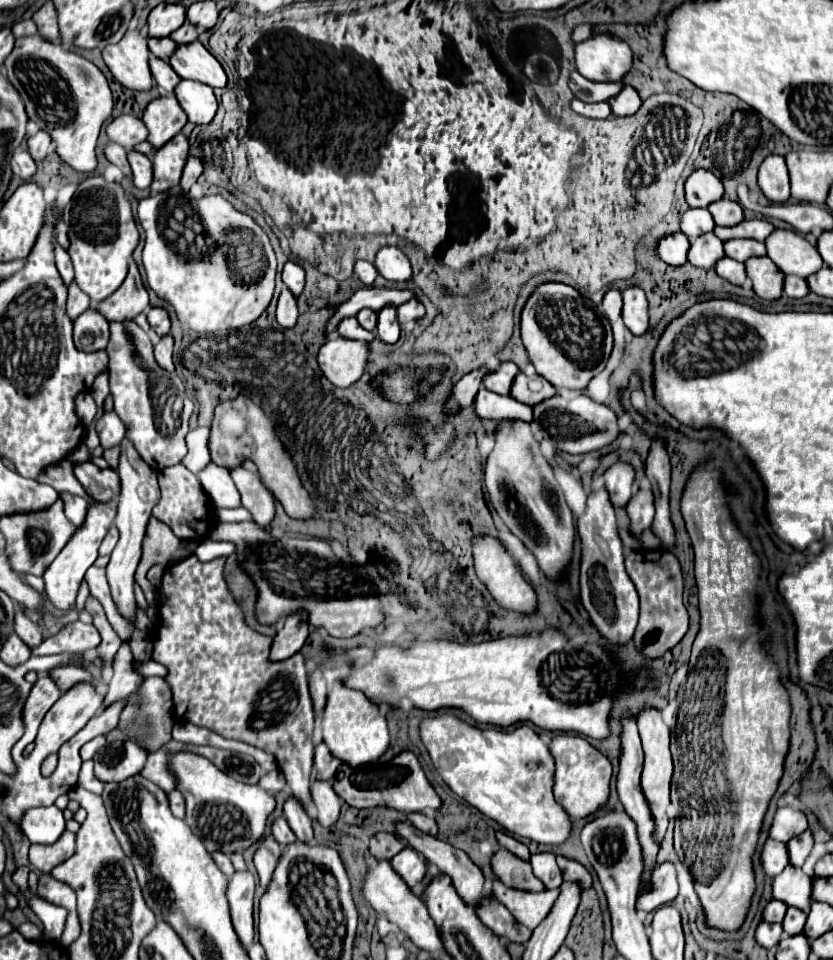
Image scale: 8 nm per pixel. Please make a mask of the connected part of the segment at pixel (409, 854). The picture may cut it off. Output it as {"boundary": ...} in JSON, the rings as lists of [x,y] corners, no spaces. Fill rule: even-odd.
{"boundary":[[[404,848],[390,860],[390,864],[396,870],[396,874],[400,874],[400,878],[408,884],[408,888],[414,888],[426,876],[424,858],[412,848]]]}

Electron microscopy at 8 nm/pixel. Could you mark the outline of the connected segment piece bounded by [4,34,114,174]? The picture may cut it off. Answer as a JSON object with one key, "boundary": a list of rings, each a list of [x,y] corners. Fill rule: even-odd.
{"boundary":[[[40,34],[18,38],[16,48],[4,64],[8,80],[26,102],[30,120],[50,132],[60,158],[78,172],[94,172],[96,140],[114,108],[112,92],[102,70],[94,62],[66,50],[62,44],[44,40]]]}

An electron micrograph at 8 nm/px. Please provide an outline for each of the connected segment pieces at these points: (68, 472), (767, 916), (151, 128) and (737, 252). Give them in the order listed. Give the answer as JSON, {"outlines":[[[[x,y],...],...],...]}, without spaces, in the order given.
{"outlines":[[[[64,460],[64,462],[58,462],[56,466],[48,466],[46,470],[40,472],[40,478],[36,478],[38,482],[42,484],[48,484],[52,486],[56,492],[70,492],[70,494],[78,494],[82,496],[89,505],[94,504],[94,500],[86,494],[86,491],[80,482],[76,480],[76,476],[72,474],[72,462],[70,460]]],[[[772,900],[766,908],[764,908],[764,922],[782,922],[784,914],[786,914],[788,906],[780,900]]],[[[162,96],[152,100],[144,110],[144,124],[148,128],[148,142],[154,144],[154,148],[164,146],[170,138],[182,132],[184,124],[188,122],[184,108],[176,102],[176,96]]],[[[728,240],[724,242],[724,250],[728,258],[738,262],[746,262],[752,256],[766,256],[766,246],[758,240]]]]}

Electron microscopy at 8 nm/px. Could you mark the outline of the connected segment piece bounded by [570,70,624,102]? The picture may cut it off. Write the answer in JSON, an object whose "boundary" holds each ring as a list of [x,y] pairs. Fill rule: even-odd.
{"boundary":[[[576,70],[570,74],[570,90],[576,98],[584,102],[606,102],[620,92],[622,82],[594,82],[578,74]]]}

